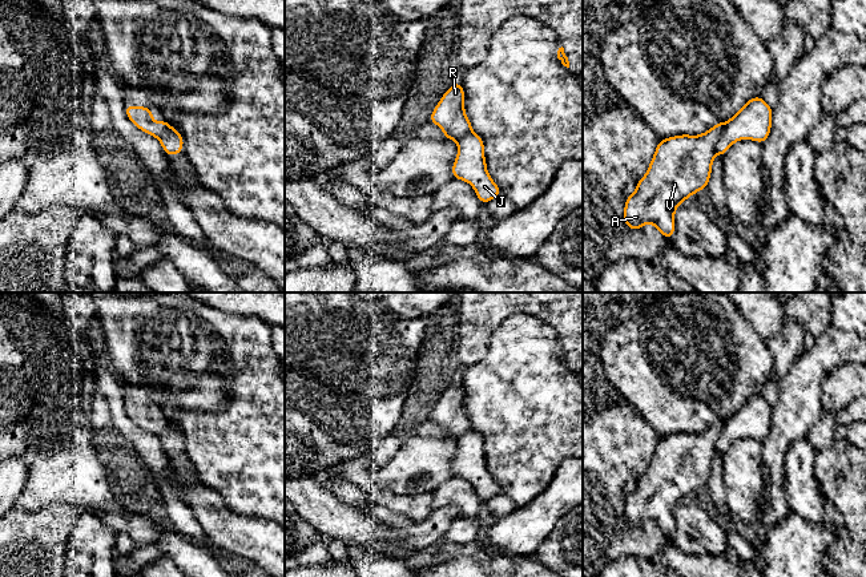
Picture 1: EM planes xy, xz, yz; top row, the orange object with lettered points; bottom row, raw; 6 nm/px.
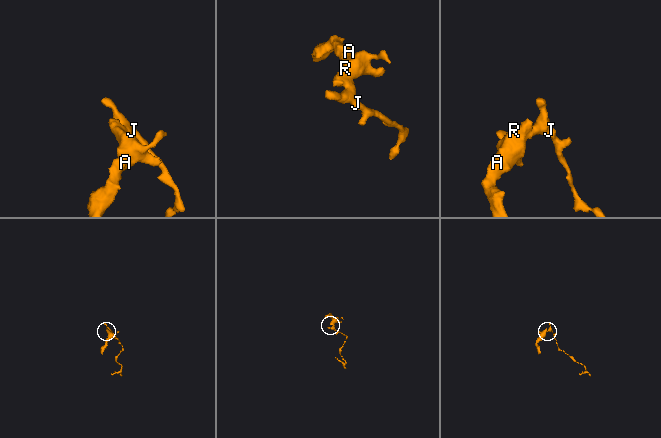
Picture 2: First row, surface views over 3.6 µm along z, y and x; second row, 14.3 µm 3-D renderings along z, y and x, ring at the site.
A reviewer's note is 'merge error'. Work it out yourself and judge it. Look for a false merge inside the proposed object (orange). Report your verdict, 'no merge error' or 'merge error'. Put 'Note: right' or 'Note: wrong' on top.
Note: right
merge error

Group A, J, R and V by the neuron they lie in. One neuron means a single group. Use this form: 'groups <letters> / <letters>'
groups A R V / J

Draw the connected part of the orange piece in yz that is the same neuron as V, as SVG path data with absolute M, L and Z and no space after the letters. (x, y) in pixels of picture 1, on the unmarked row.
M717 420L698 433L681 432L660 437L648 469L636 481L635 491L625 497L624 520L631 528L639 528L645 521L652 521L665 536L673 534L677 504L688 495L708 485L716 443L724 425L724 420Z

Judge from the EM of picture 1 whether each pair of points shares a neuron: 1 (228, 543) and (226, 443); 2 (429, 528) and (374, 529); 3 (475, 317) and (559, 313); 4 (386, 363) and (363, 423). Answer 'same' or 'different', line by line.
1: different
2: different
3: same
4: same

